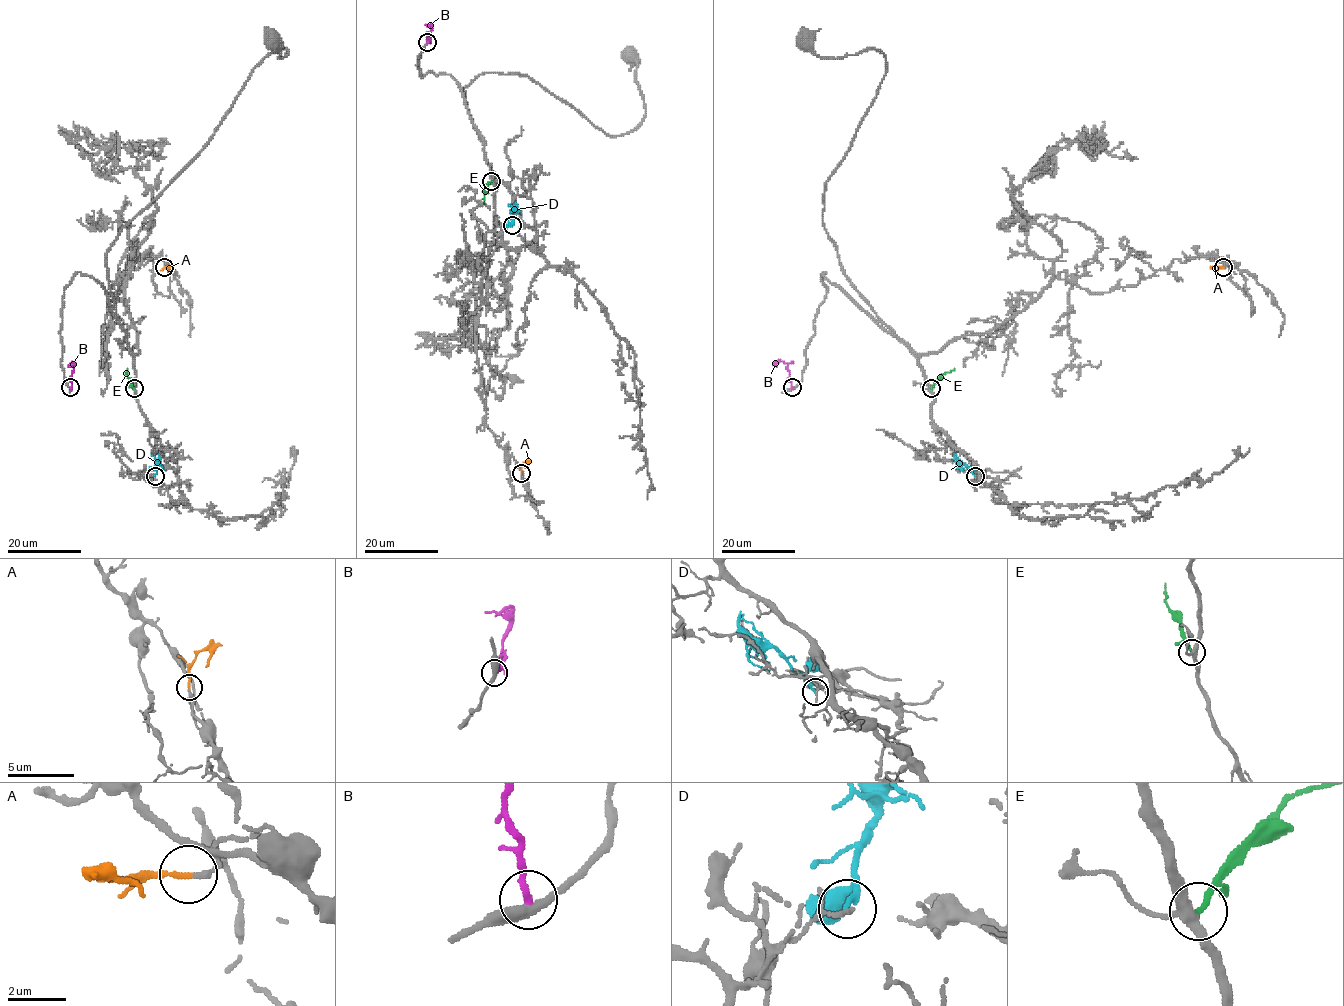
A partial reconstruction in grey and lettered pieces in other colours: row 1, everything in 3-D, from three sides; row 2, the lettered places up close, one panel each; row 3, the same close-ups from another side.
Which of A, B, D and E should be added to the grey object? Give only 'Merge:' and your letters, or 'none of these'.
Merge: A

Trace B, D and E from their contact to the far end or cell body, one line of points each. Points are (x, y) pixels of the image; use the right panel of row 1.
B: (791, 387), (785, 362), (775, 365)
D: (975, 476), (954, 457), (955, 453)
E: (930, 388), (942, 375), (955, 369)

